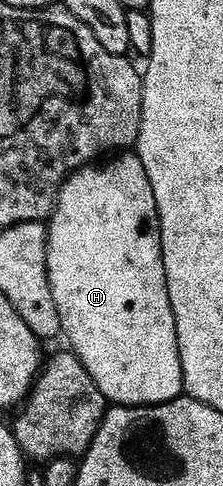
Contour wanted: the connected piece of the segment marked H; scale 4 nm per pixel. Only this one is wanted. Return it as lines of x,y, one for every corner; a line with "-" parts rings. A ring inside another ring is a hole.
124,150
103,162
85,164
77,168
61,182
56,198
56,207
46,221
48,237
46,238
46,270
50,282
50,294
54,294
54,306
58,310
60,331
63,339
68,339
67,347
86,366
90,378
94,378
94,386
102,390
105,401
113,405
128,404
137,408
140,404
161,404
170,402
175,396
184,392
182,382
182,362
178,350
178,338
174,326
174,310
170,306
170,294
166,290
166,270
162,266
162,250
160,249
160,223
154,202
154,190
150,190
150,178
146,178
146,170
135,151

